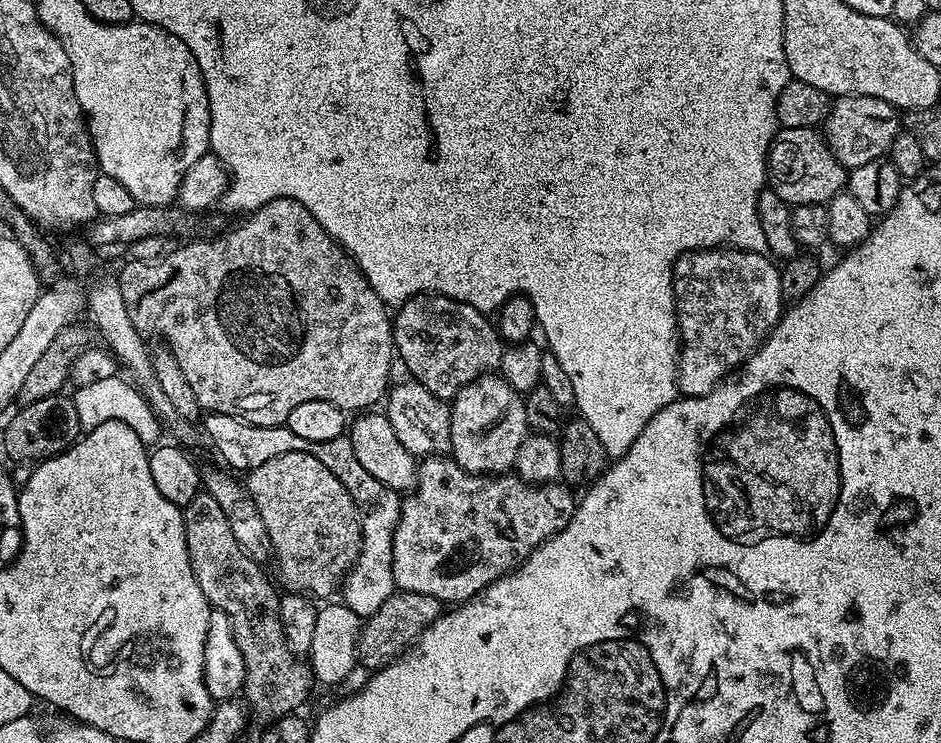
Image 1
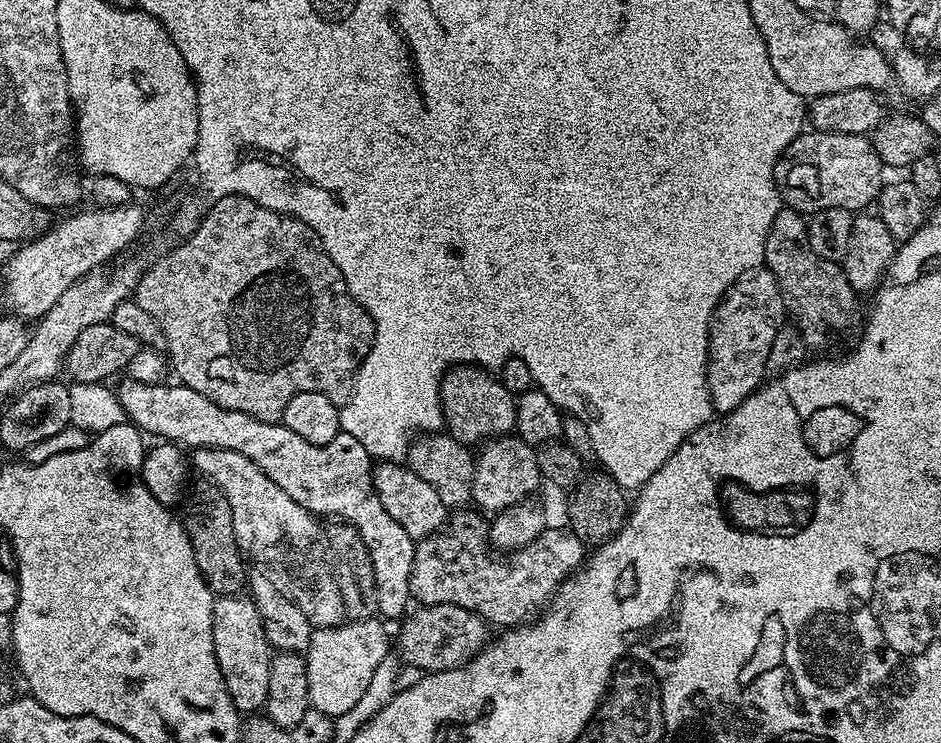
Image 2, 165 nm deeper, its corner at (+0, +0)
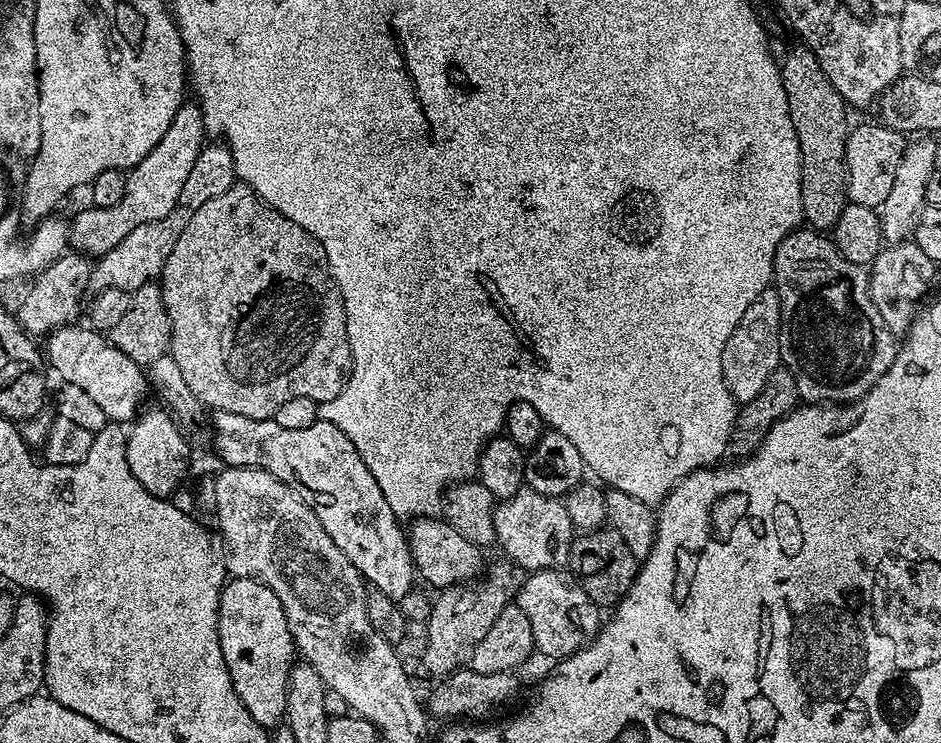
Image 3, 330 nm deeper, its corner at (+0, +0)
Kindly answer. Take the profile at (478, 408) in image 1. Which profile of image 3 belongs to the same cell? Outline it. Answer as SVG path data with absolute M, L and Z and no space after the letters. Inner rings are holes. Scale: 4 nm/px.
M525 486L520 488L518 494L514 494L510 499L499 501L493 507L492 513L494 514L494 530L498 548L504 551L503 555L513 564L523 568L525 573L541 572L547 568L564 568L569 563L572 555L574 529L563 499L555 496L543 496Z

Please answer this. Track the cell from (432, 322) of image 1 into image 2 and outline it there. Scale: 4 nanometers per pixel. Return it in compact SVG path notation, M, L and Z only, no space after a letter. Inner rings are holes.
M459 364L444 373L440 384L447 435L469 446L480 446L498 436L509 435L516 426L516 399L501 381L473 364Z

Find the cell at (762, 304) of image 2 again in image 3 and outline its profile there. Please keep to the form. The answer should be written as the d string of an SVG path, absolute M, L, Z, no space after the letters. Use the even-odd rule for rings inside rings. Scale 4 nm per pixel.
M769 286L750 302L746 314L742 314L742 322L738 322L734 334L730 334L730 342L726 342L726 350L722 350L722 378L726 390L730 390L737 405L741 405L750 402L750 398L758 398L762 386L766 386L766 378L779 367L780 299L775 287Z

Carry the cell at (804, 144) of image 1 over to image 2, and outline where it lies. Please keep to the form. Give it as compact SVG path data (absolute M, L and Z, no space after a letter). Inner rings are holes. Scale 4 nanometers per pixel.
M805 130L778 158L776 185L781 201L795 212L811 214L841 208L856 214L867 209L864 208L867 204L877 203L880 190L886 183L884 172L886 165L880 161L880 155L868 136Z

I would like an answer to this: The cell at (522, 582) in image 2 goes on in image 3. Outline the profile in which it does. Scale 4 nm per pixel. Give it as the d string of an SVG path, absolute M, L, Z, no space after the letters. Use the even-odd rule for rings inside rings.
M547 568L531 573L516 593L514 603L520 607L522 614L526 614L526 618L530 618L535 651L539 655L541 652L542 655L549 656L552 662L562 661L586 647L602 627L601 609L590 598L590 594L582 590L575 575L564 568Z

